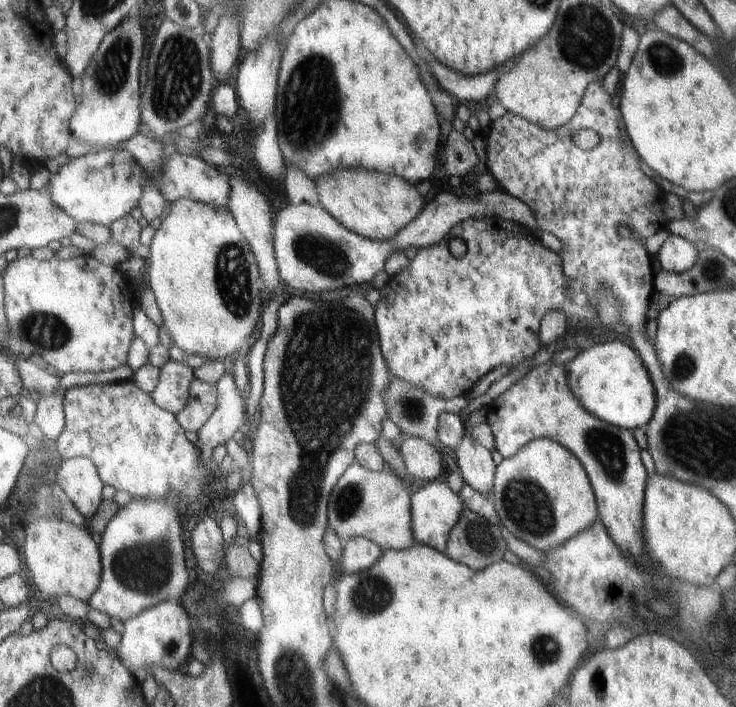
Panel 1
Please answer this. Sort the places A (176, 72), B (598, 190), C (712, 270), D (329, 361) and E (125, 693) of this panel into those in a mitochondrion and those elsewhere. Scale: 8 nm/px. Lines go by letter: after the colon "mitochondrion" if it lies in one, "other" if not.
A: mitochondrion
B: mitochondrion
C: mitochondrion
D: mitochondrion
E: other

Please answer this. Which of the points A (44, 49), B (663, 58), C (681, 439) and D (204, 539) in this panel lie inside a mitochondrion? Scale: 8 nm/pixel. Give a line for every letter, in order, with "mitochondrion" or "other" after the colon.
A: other
B: mitochondrion
C: mitochondrion
D: other

